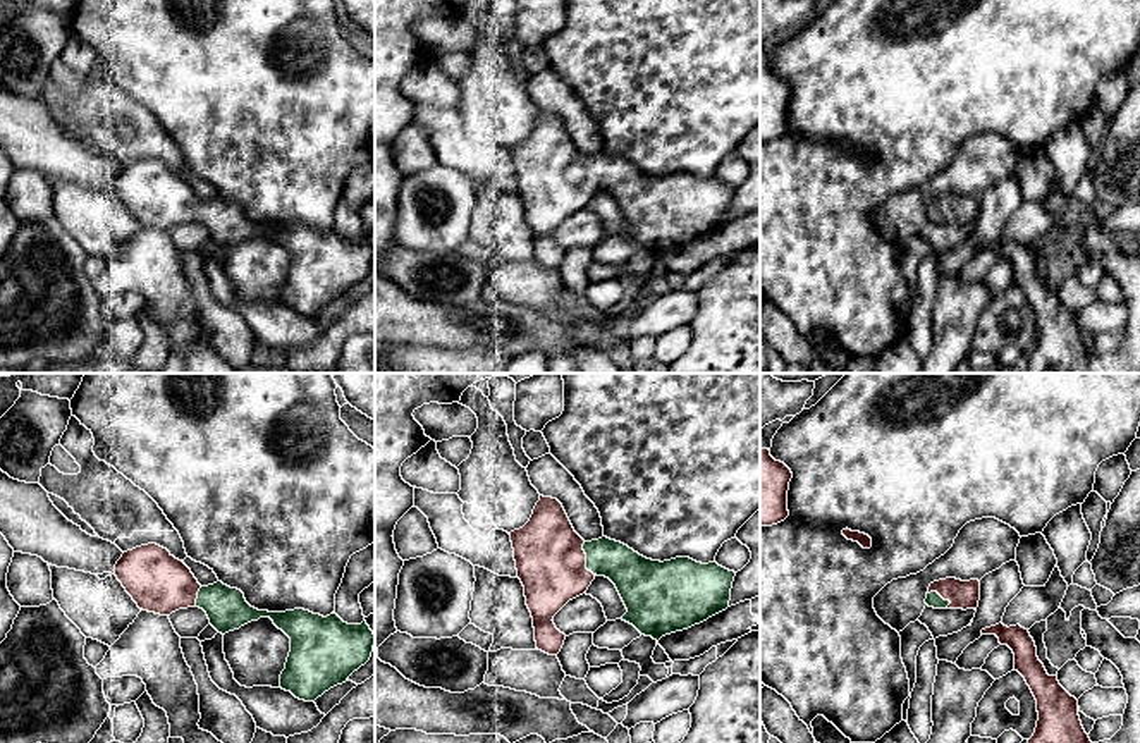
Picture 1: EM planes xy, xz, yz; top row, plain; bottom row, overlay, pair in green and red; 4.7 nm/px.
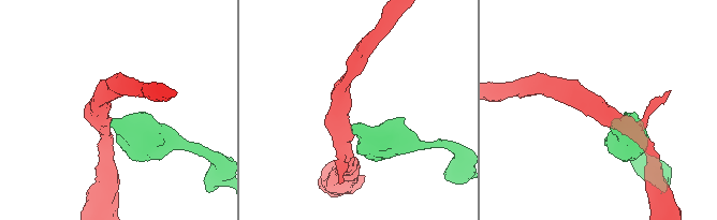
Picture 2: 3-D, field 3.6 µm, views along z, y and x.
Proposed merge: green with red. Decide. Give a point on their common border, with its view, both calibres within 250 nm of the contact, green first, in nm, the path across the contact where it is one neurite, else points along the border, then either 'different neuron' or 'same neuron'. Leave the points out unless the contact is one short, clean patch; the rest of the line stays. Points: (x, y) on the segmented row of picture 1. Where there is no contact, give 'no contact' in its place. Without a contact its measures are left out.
meets green in xz at (587, 559); 220 nm thick on the green side, 320 nm on the other; runs through xz (637, 578), (612, 559), (587, 559), (551, 563); same neuron

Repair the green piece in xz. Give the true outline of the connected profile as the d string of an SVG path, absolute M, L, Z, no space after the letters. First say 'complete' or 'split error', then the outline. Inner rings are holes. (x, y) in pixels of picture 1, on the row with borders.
split error; M540 495L530 521L509 535L536 648L549 655L566 640L554 616L597 576L616 585L628 609L621 619L657 642L729 607L734 571L690 557L652 561L607 537L585 542L552 497Z

